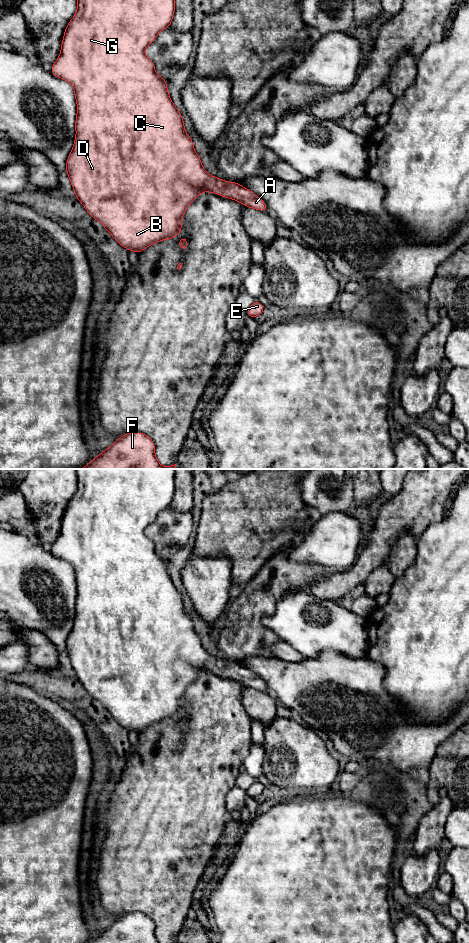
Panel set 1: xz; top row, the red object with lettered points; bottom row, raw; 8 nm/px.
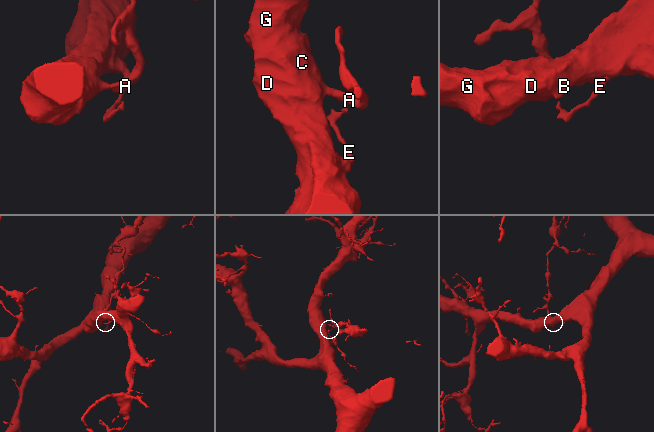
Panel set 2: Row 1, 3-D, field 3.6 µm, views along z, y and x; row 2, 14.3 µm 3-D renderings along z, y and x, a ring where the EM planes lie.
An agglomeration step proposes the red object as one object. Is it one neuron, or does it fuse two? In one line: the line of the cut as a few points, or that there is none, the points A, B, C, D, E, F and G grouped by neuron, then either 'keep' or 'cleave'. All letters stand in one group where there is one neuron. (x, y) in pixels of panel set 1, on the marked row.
cut none; groups A B C D E F G; keep

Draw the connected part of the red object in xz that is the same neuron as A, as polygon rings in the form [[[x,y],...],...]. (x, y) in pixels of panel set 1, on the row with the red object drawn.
[[[77,0],[77,11],[67,24],[58,59],[53,63],[53,76],[67,81],[74,89],[77,114],[75,121],[75,140],[67,158],[66,172],[71,181],[75,197],[86,211],[111,234],[111,236],[128,251],[139,254],[154,243],[171,239],[182,231],[181,220],[191,203],[203,192],[211,192],[230,198],[248,208],[267,212],[266,203],[251,190],[236,182],[227,182],[210,175],[202,166],[199,155],[195,152],[192,138],[186,133],[181,113],[173,104],[164,78],[155,71],[154,63],[145,54],[145,49],[154,42],[157,35],[170,27],[175,11],[175,0]]]

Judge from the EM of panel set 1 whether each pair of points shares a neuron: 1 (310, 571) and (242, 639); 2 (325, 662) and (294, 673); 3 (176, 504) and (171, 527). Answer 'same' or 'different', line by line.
1: same
2: same
3: different

